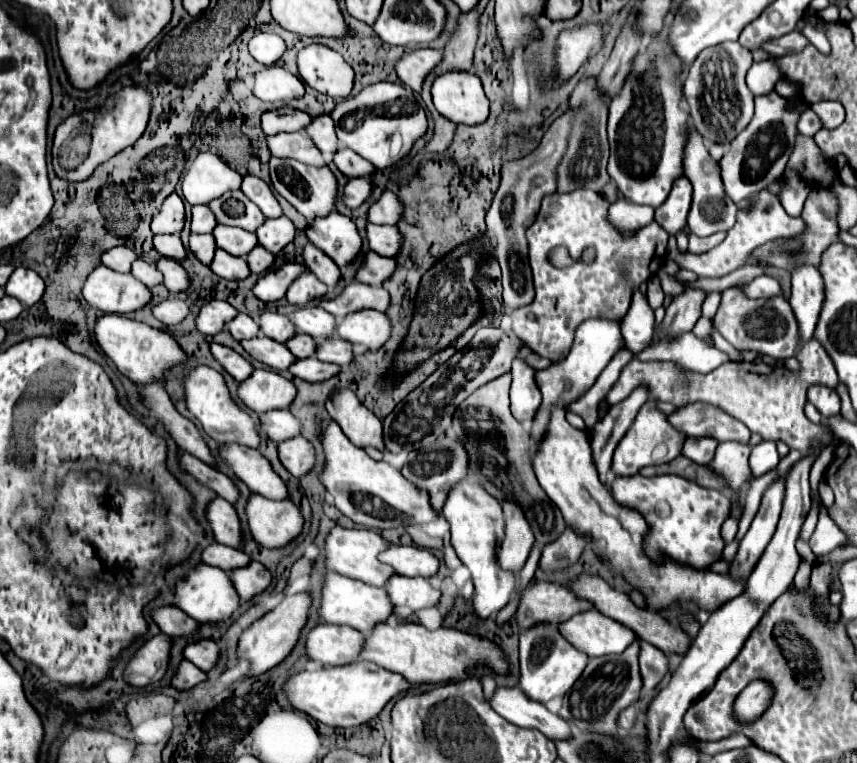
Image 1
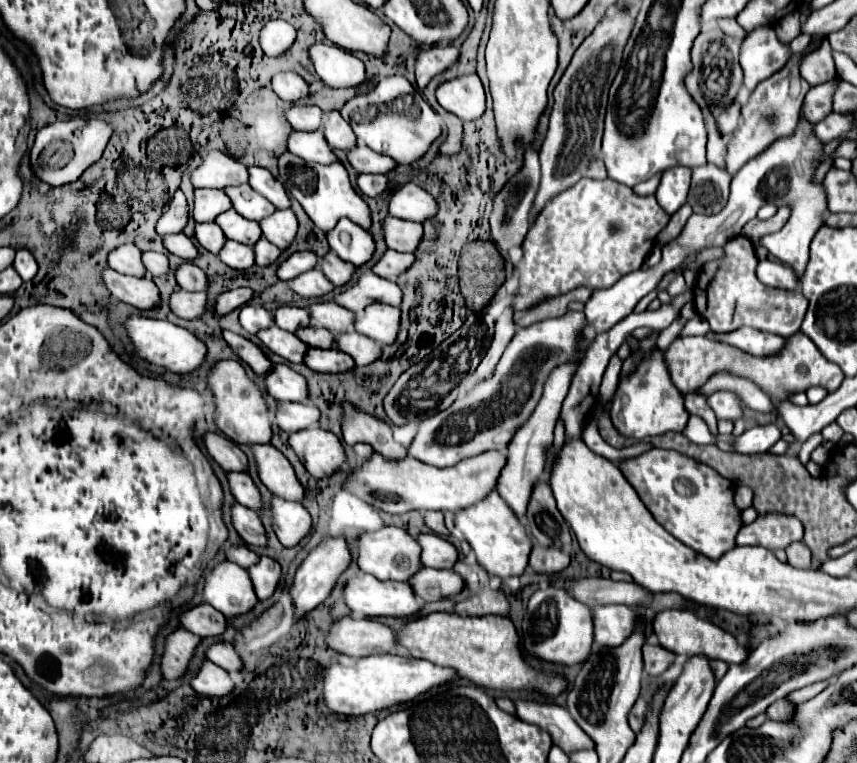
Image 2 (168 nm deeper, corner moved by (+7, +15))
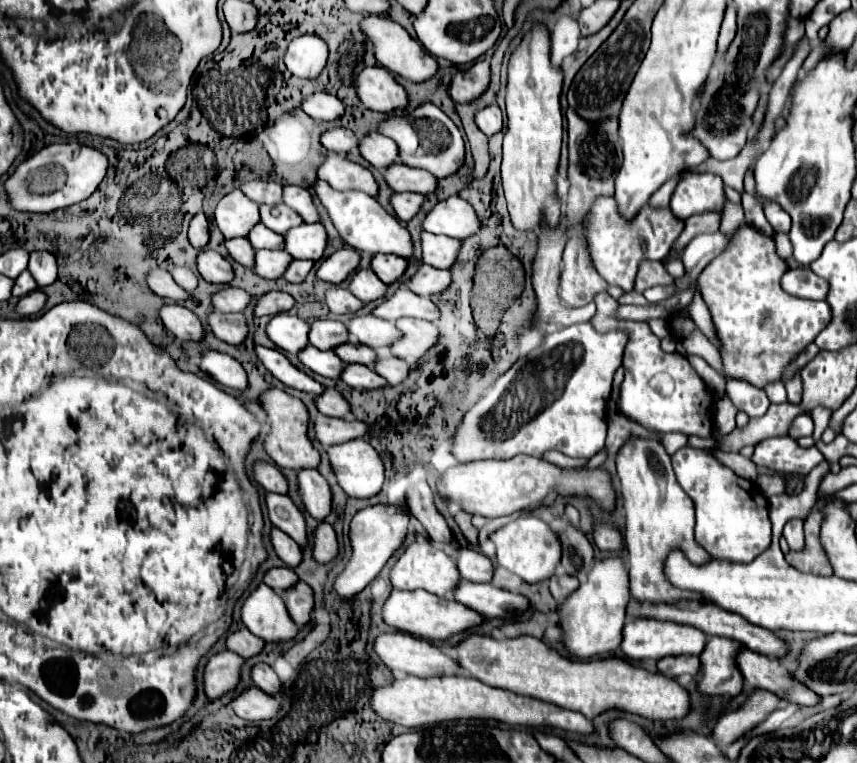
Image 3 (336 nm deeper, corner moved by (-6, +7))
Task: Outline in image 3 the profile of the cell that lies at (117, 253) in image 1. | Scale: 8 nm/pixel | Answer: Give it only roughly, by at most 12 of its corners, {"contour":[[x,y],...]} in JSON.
{"contour":[[151,269],[145,281],[153,293],[183,301],[191,297],[167,269]]}

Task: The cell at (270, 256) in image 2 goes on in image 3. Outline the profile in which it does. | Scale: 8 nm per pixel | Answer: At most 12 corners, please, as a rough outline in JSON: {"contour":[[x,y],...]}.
{"contour":[[291,261],[283,273],[289,283],[301,283],[313,261]]}

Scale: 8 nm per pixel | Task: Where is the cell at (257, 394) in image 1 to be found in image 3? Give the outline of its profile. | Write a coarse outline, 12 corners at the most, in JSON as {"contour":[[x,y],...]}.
{"contour":[[335,389],[313,395],[323,415],[343,417],[349,403]]}

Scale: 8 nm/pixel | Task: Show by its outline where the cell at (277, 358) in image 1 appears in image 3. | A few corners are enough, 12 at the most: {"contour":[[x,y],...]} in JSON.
{"contour":[[307,345],[297,357],[313,373],[339,379],[343,363]]}

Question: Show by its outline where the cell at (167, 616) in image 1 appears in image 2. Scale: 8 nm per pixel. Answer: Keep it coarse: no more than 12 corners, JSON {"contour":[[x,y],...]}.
{"contour":[[212,605],[180,615],[198,637],[218,637],[228,621]]}

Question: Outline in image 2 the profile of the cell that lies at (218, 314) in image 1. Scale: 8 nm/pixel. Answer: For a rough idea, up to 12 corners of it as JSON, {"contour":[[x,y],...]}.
{"contour":[[248,287],[226,291],[214,311],[220,315],[242,307],[256,297]]}

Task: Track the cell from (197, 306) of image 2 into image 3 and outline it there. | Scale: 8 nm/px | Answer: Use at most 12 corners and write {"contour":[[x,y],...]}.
{"contour":[[211,311],[213,335],[241,343],[249,331],[243,313]]}

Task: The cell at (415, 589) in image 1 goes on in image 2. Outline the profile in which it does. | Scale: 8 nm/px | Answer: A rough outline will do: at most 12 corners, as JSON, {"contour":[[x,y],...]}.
{"contour":[[424,567],[410,579],[422,601],[450,599],[466,589],[456,571]]}

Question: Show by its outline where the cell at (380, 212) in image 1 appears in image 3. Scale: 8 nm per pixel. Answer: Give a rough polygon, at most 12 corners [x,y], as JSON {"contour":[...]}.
{"contour":[[453,195],[433,205],[421,227],[463,239],[479,231],[467,201]]}

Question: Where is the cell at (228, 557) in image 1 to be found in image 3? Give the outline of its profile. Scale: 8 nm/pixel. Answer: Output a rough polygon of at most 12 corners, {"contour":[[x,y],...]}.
{"contour":[[273,567],[265,571],[263,583],[281,593],[299,577],[293,569]]}

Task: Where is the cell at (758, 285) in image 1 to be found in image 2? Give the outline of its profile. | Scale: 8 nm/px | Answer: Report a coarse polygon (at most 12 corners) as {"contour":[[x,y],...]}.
{"contour":[[760,261],[758,279],[776,289],[798,289],[792,267]]}

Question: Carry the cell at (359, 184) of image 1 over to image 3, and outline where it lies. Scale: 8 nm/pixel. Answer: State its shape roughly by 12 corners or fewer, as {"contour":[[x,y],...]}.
{"contour":[[393,193],[391,207],[409,221],[421,207],[419,193]]}

